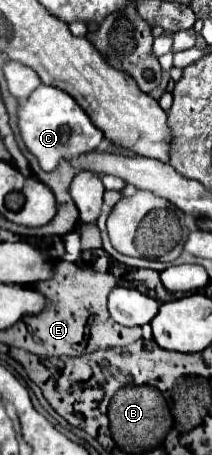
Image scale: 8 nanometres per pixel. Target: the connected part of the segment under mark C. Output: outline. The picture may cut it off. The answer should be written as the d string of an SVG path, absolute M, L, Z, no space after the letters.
M49 85L37 87L31 97L19 107L19 131L27 149L39 159L39 165L45 171L53 171L59 159L71 159L87 153L91 145L93 149L97 149L103 141L101 131L91 123L77 101L65 91Z

